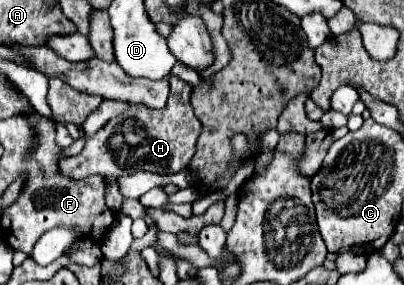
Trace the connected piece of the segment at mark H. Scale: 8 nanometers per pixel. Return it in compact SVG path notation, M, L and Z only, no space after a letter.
M169 75L169 99L163 109L151 109L147 105L127 103L127 111L101 127L95 135L85 141L85 147L79 155L61 159L61 173L73 179L81 179L87 175L103 175L105 179L117 181L123 175L131 175L133 171L151 171L151 173L177 173L185 169L195 153L197 137L201 135L201 121L195 117L191 109L191 91L193 87L179 79L177 75Z

